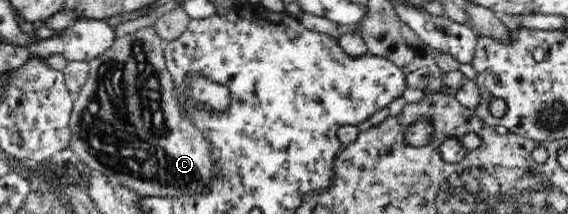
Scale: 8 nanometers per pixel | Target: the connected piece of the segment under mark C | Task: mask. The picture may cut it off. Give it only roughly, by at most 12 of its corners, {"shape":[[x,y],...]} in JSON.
{"shape":[[153,26],[89,61],[70,147],[140,197],[223,176]]}

